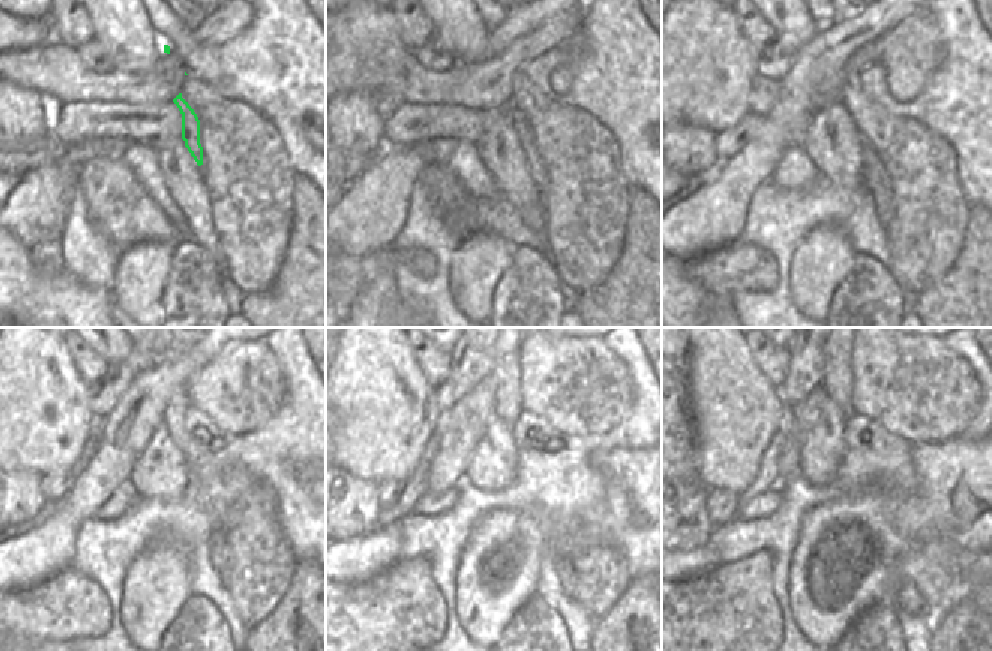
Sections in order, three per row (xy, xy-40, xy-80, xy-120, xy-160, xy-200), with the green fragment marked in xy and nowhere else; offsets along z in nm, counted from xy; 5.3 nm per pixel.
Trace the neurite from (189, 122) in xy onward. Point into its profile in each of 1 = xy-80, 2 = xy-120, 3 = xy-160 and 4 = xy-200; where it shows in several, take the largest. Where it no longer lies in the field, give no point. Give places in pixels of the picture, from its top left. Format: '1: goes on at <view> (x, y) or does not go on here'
1: goes on at xy-80 (875, 179)
2: goes on at xy-120 (216, 545)
3: goes on at xy-160 (563, 567)
4: goes on at xy-200 (908, 600)

